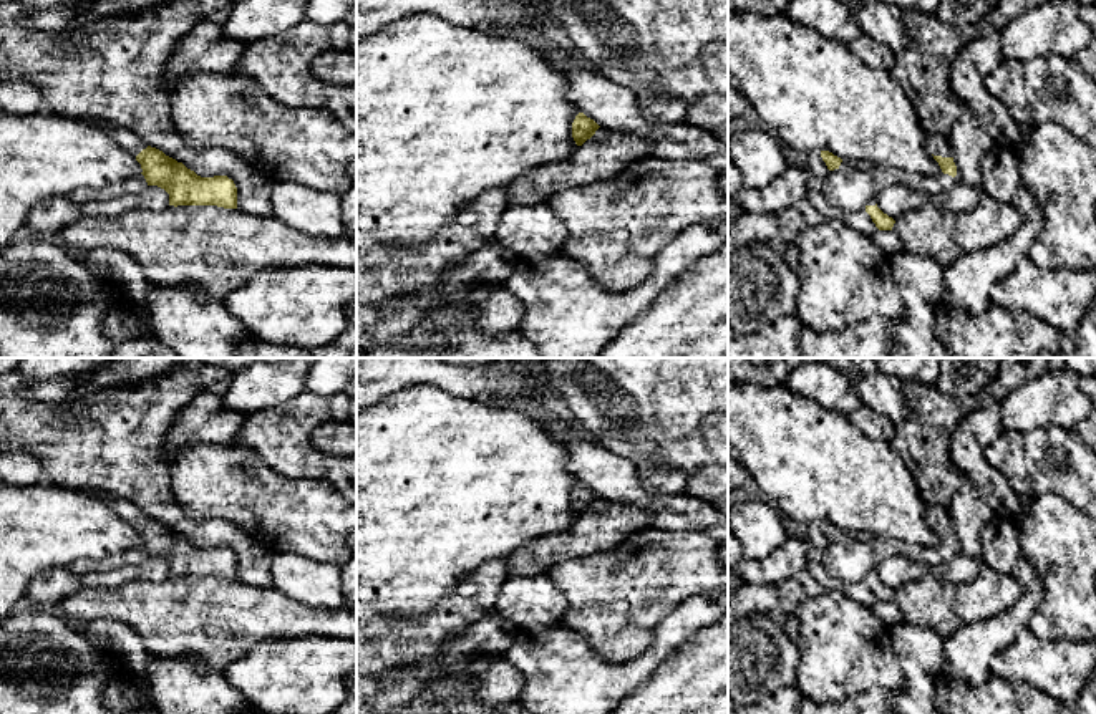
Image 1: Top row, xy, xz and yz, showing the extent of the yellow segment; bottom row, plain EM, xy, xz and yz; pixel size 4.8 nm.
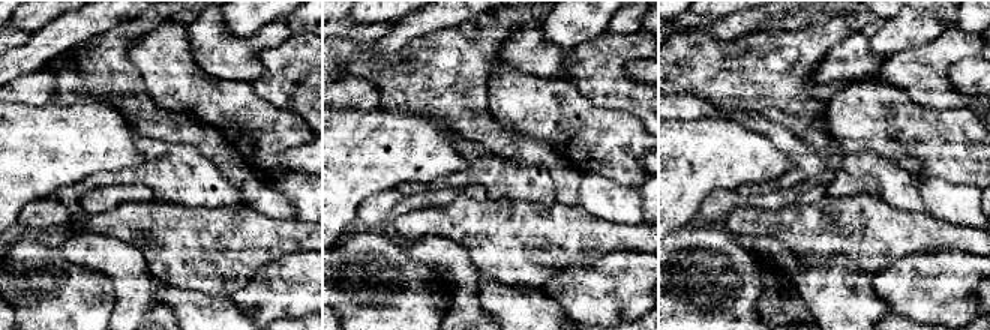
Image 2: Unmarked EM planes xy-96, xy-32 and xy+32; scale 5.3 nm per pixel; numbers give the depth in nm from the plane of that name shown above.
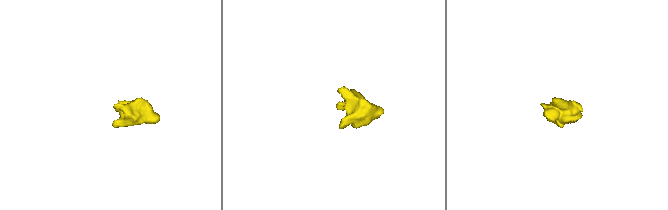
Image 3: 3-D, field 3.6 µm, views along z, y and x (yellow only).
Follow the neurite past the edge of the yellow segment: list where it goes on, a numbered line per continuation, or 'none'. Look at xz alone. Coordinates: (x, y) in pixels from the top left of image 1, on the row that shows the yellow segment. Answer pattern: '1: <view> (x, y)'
none

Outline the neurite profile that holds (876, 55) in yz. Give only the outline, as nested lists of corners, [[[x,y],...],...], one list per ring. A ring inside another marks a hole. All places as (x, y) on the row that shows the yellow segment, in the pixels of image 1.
[[[861,33],[849,45],[849,50],[867,66],[890,71],[895,63],[895,53],[884,43],[870,40]]]

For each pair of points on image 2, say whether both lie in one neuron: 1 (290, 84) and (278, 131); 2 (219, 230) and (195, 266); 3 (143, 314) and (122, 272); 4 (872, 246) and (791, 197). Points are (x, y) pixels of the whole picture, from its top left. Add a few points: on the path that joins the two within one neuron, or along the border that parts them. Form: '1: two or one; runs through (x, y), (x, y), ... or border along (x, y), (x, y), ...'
1: two; border along (254, 89), (263, 99), (296, 113), (306, 123)
2: one; runs through (219, 239), (203, 257)
3: one; runs through (135, 303), (135, 285), (132, 282)
4: two; border along (825, 194), (815, 201), (791, 203), (767, 210)

